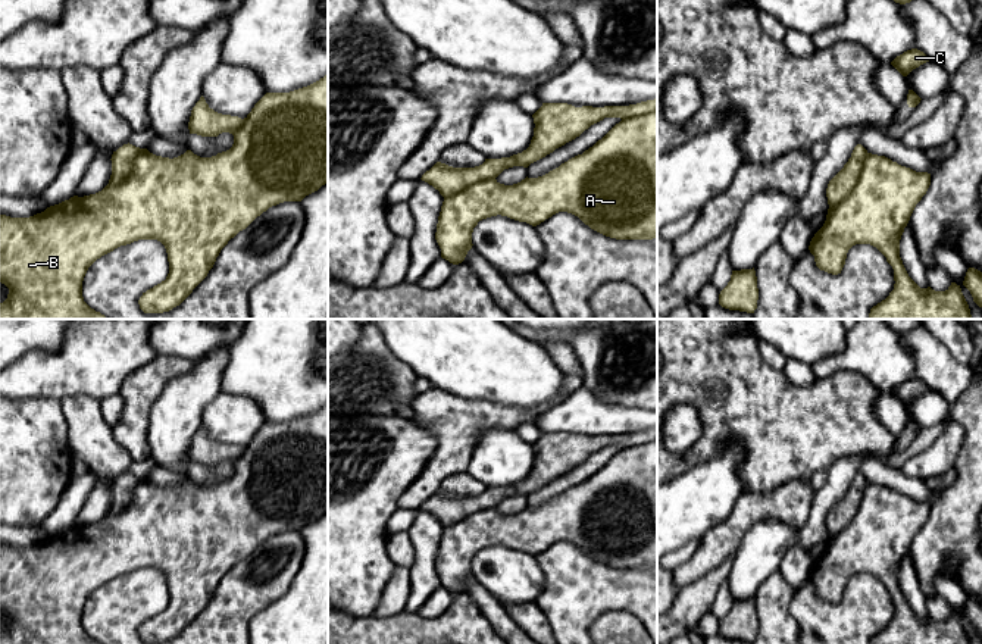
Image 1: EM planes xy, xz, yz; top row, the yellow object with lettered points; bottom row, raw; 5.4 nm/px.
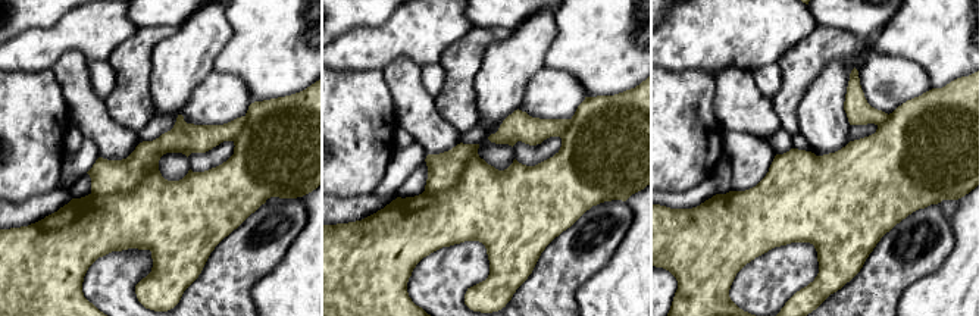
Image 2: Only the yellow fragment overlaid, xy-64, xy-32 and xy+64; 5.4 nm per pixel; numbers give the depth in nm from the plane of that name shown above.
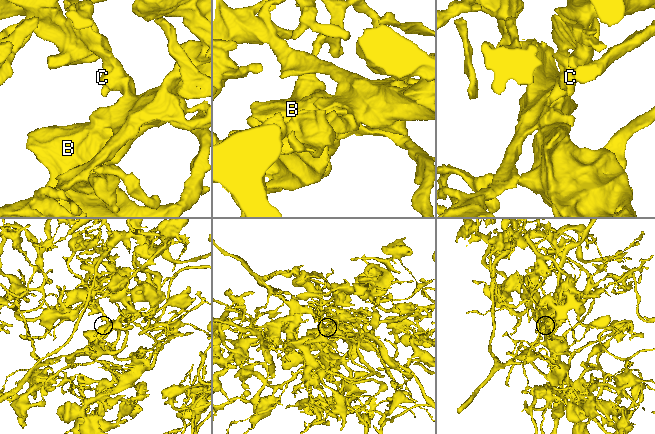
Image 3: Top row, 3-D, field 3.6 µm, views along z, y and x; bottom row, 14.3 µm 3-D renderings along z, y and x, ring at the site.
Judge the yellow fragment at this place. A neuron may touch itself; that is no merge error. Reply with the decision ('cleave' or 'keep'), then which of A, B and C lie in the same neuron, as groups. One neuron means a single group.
cleave; A B / C

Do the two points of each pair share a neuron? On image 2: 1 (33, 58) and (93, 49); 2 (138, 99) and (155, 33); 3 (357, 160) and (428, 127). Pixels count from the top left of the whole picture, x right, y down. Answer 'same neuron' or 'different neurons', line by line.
1: same neuron
2: same neuron
3: different neurons

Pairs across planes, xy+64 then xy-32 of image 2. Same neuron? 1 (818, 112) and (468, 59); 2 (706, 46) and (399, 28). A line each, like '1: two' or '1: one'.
1: two
2: one

